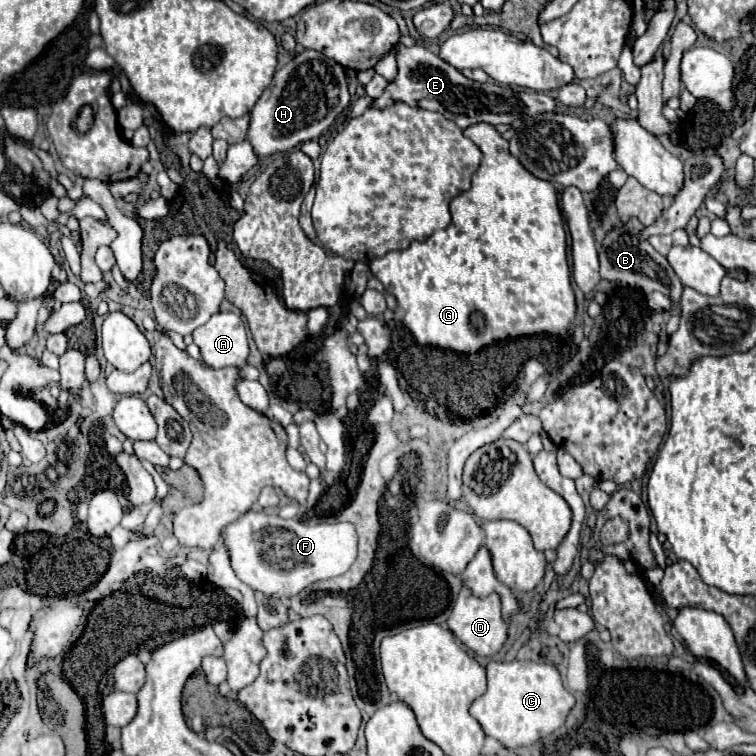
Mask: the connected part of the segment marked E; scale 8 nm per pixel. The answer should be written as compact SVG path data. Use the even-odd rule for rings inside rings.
M399 42L395 46L395 56L399 64L399 74L395 82L387 84L383 96L375 100L373 104L375 108L385 108L385 106L391 106L393 102L403 100L409 106L419 106L419 108L441 112L449 120L457 122L459 128L469 128L471 124L479 124L479 122L487 122L493 126L511 124L513 120L519 120L519 118L529 118L535 114L555 110L555 98L551 98L545 92L531 92L531 90L521 92L521 90L513 90L509 86L503 88L491 82L487 84L473 82L421 44L407 48Z

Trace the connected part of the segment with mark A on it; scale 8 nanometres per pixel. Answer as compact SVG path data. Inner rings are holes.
M219 312L193 332L201 358L211 368L243 366L249 356L249 342L243 320L235 312Z

